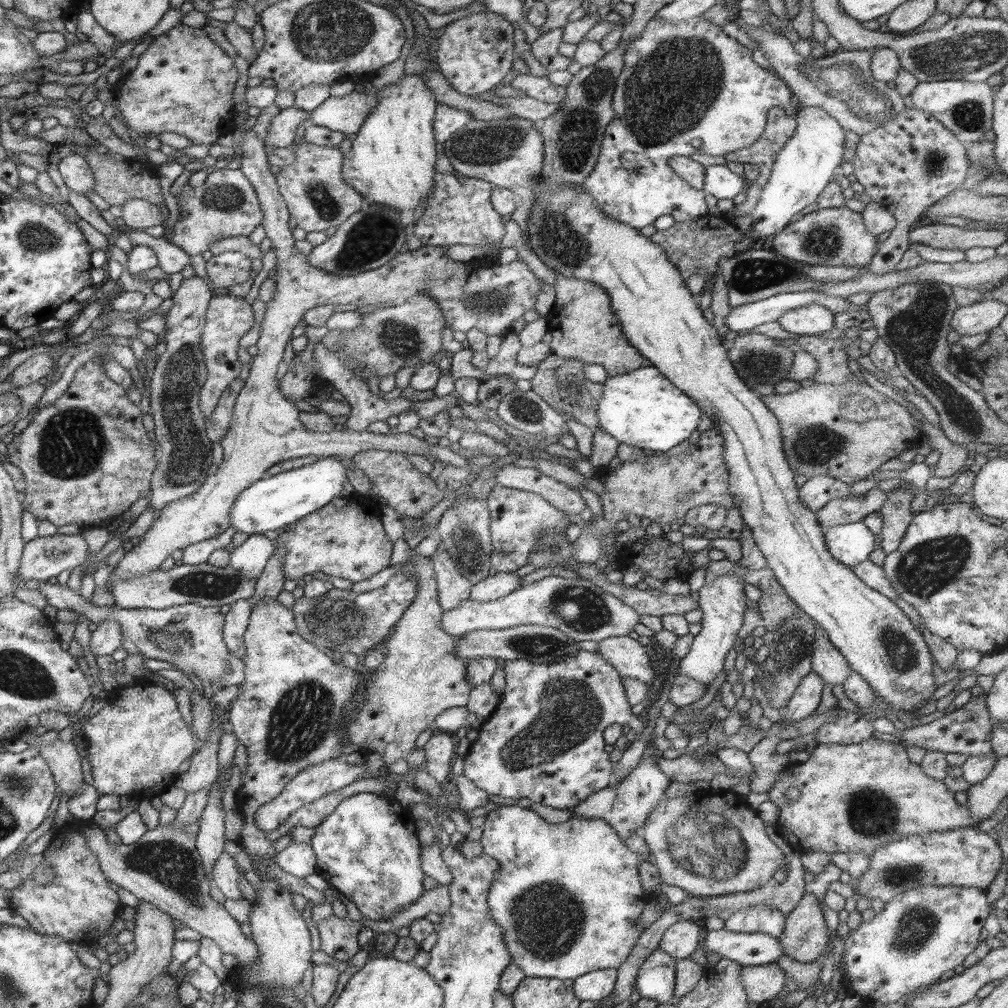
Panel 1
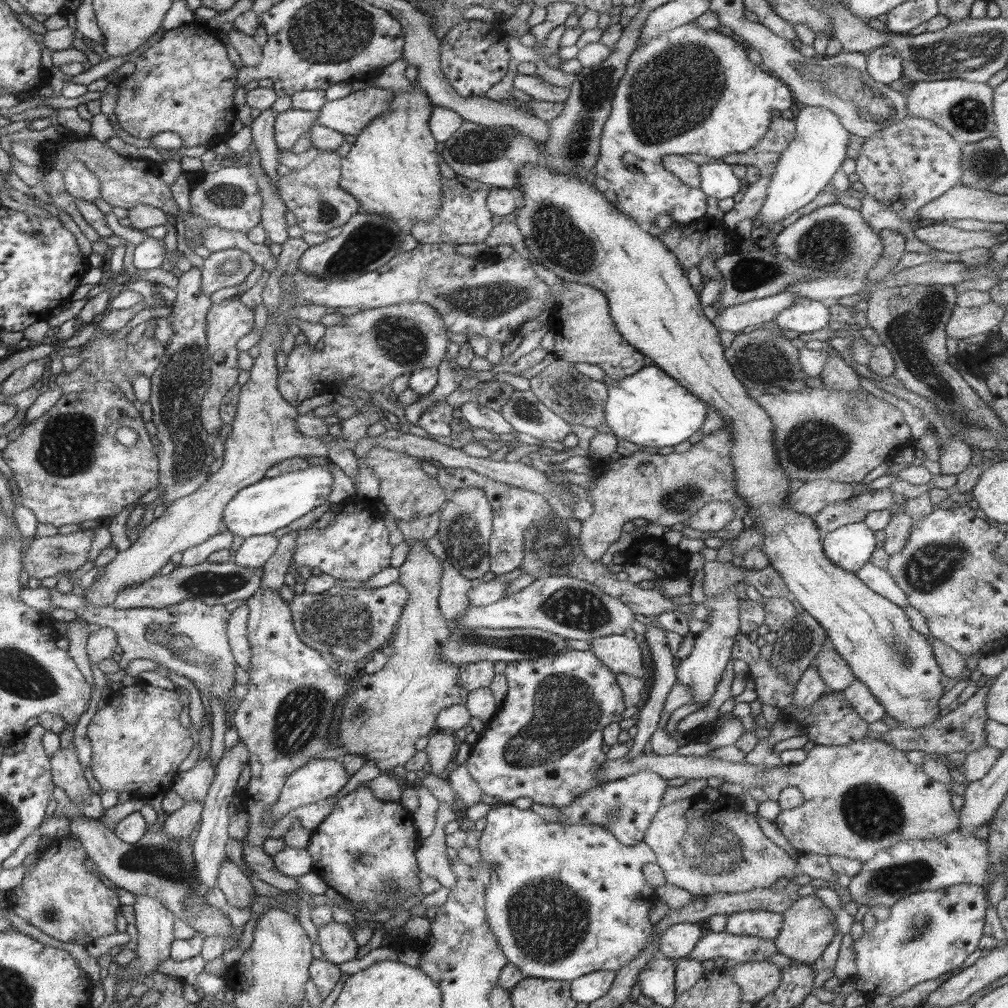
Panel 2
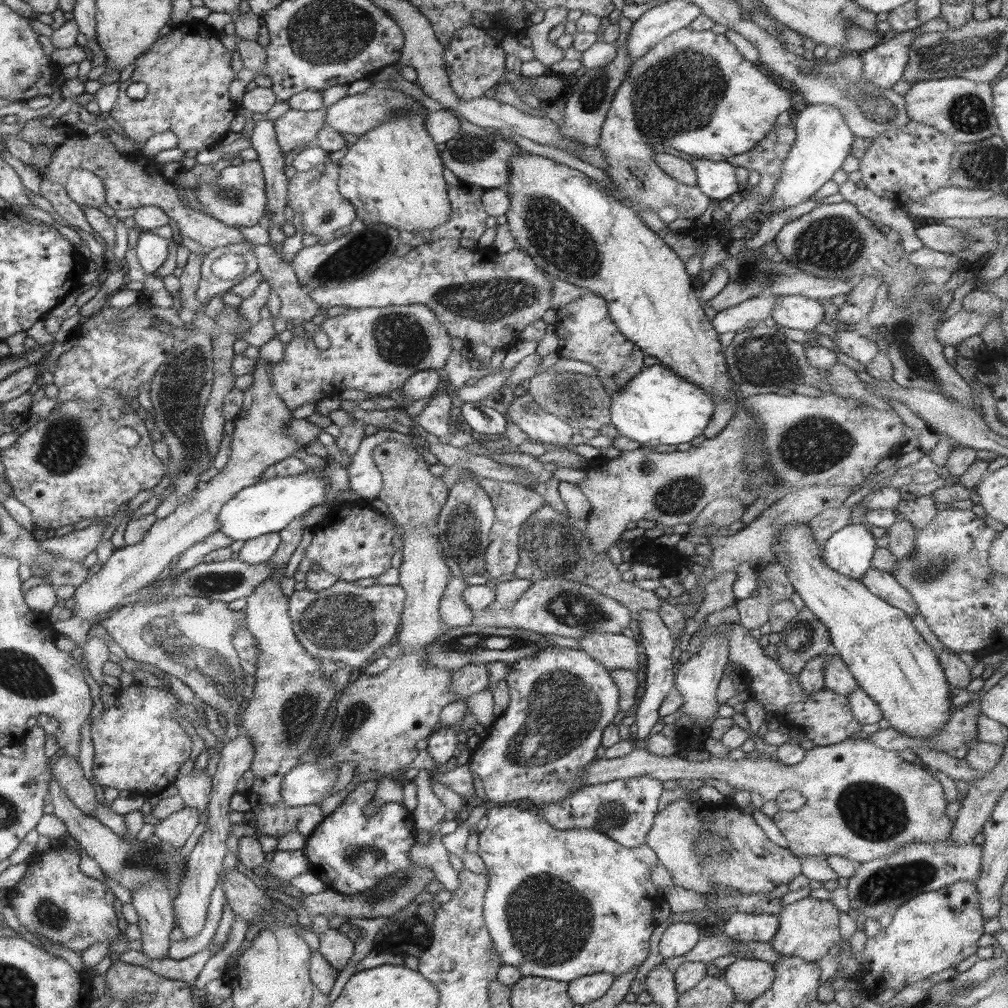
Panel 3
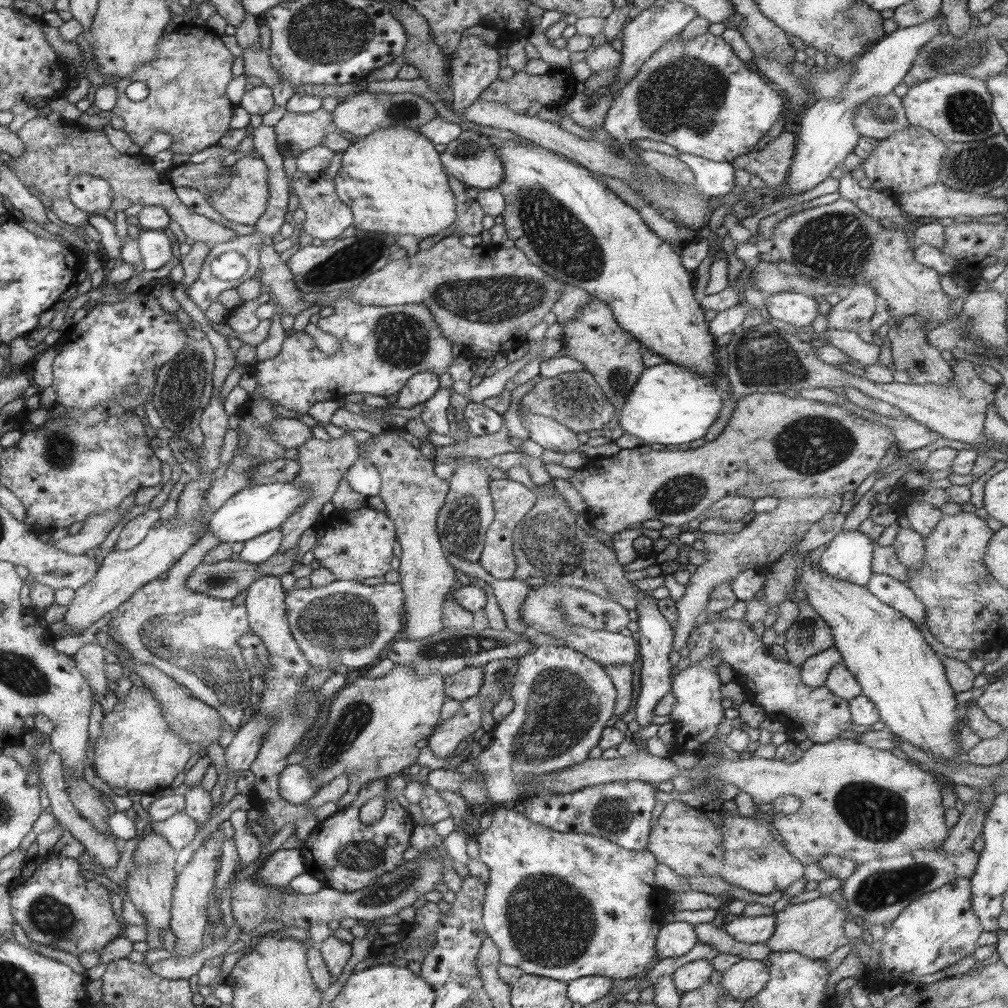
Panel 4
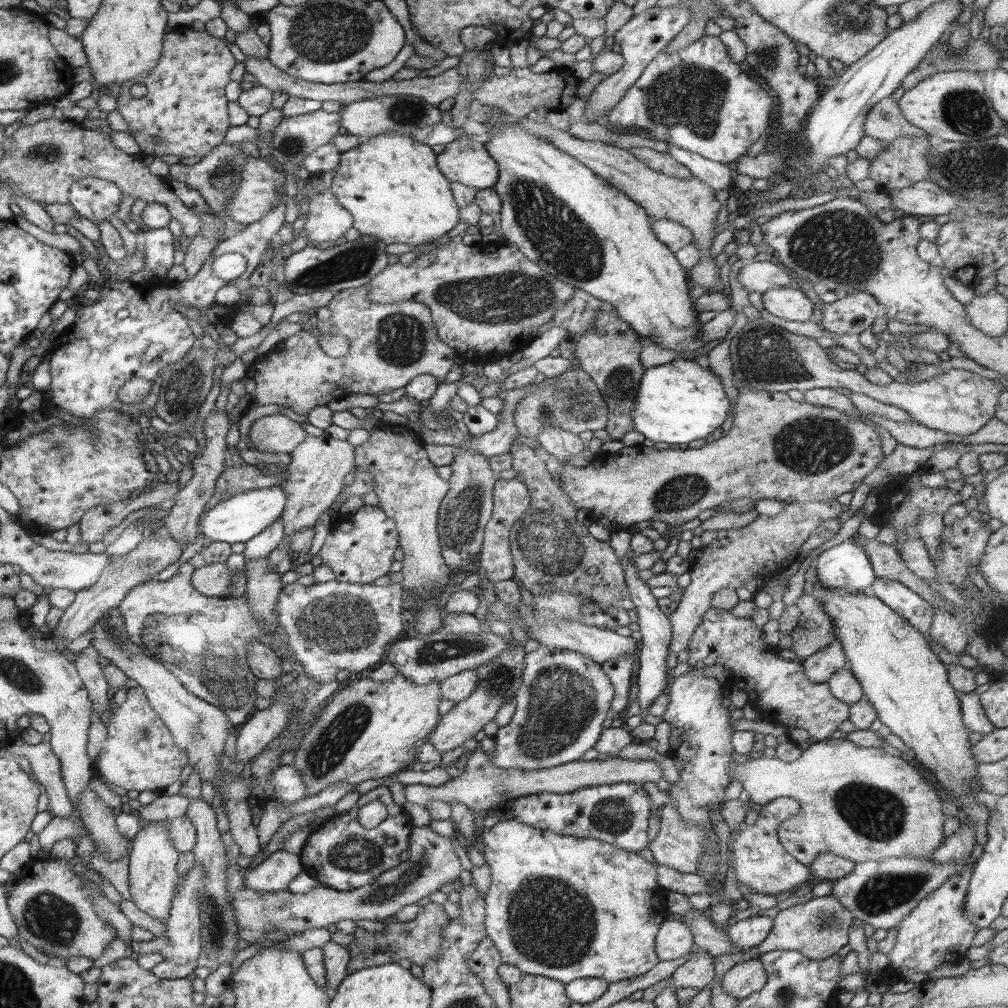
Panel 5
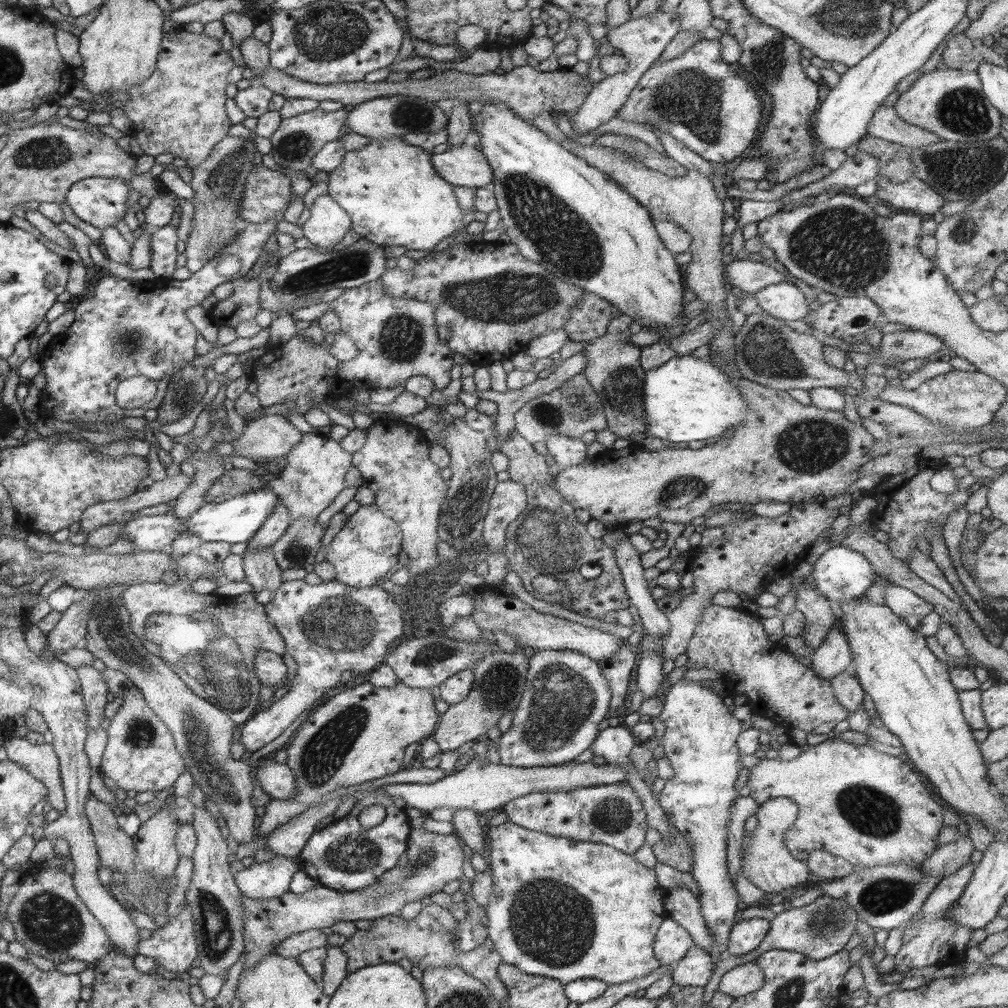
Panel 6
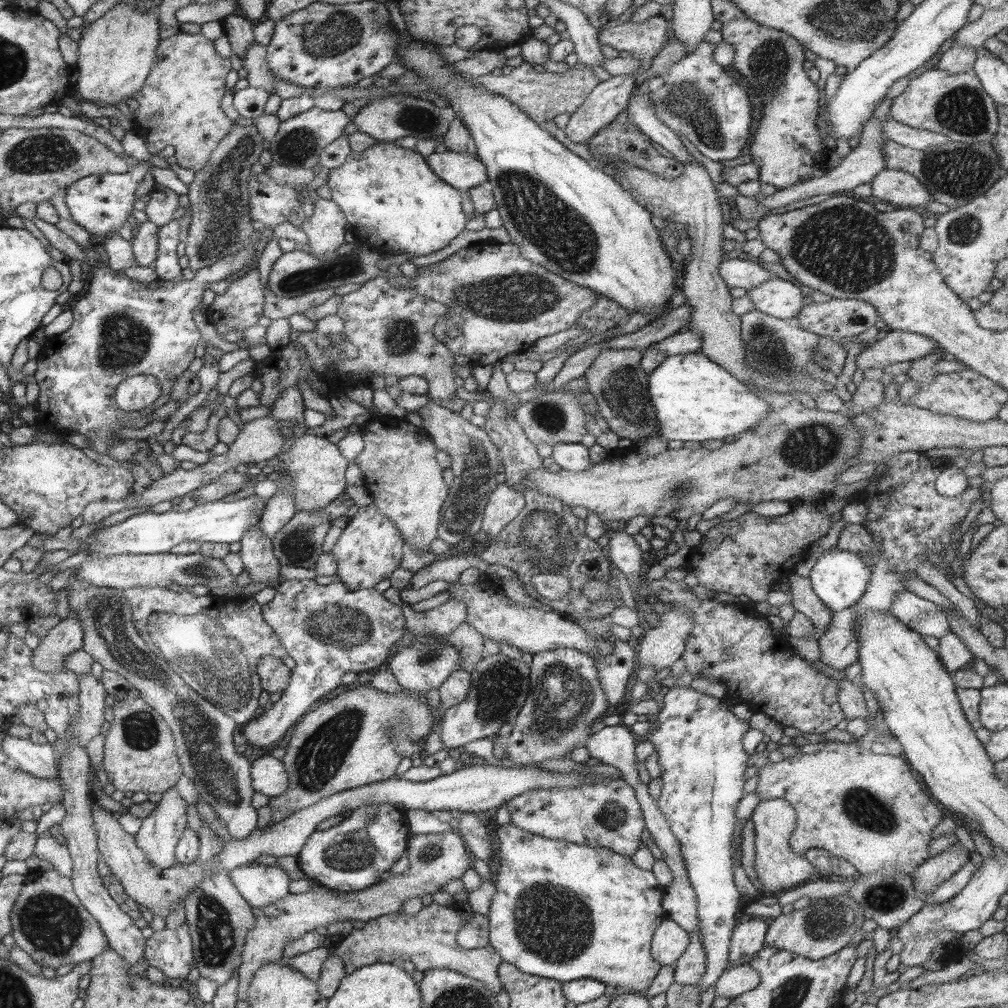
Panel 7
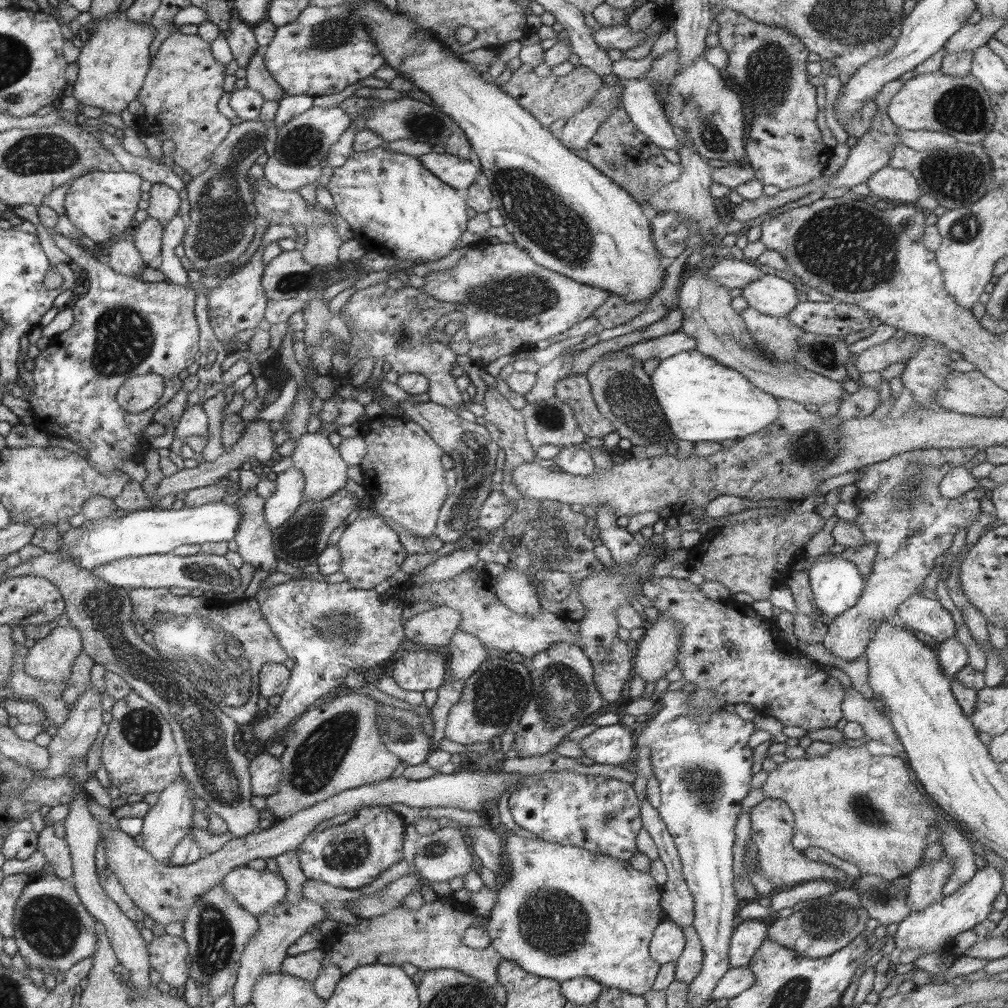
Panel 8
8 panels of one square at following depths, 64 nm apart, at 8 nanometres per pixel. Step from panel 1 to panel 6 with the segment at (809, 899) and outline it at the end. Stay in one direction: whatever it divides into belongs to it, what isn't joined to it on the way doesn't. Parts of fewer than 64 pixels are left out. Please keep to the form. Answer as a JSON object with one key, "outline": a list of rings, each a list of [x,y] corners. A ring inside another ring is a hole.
{"outline":[[[821,896],[805,906],[799,906],[799,908],[791,908],[791,910],[785,910],[785,912],[779,912],[771,922],[769,922],[769,932],[765,936],[765,940],[753,950],[753,952],[747,952],[747,954],[729,954],[727,950],[719,956],[717,962],[713,962],[713,974],[711,974],[711,980],[707,982],[707,986],[703,988],[703,1000],[709,1002],[711,996],[715,994],[715,990],[719,988],[719,982],[721,982],[721,976],[741,964],[747,964],[747,962],[753,962],[757,956],[769,952],[769,950],[789,950],[789,952],[797,952],[797,954],[803,954],[805,958],[811,958],[811,960],[825,960],[837,952],[841,952],[841,948],[847,944],[849,938],[853,938],[853,930],[855,930],[855,922],[859,918],[855,916],[853,910],[847,908],[847,904],[843,900],[835,900],[835,898],[827,898],[827,896]]]}

